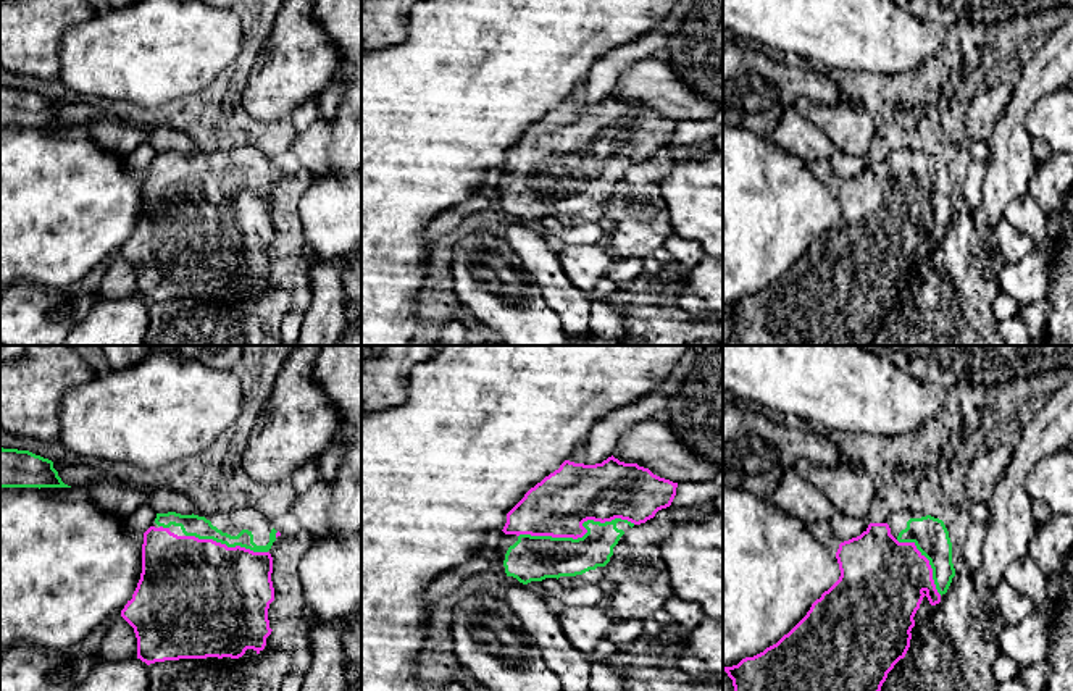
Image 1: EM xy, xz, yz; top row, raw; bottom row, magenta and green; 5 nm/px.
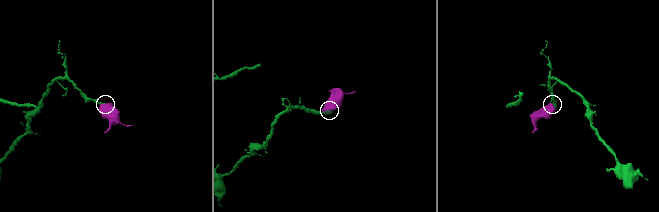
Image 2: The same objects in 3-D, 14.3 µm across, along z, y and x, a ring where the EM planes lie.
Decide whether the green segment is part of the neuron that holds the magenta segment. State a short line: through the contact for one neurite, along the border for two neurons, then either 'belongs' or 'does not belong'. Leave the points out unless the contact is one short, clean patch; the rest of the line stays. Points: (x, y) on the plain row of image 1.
belongs

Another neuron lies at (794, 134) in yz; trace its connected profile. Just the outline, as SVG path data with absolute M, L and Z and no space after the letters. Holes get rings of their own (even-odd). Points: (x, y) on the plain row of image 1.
M794 110L783 115L770 140L805 163L831 160L836 152L829 137Z

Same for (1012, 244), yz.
M1002 220L992 232L992 245L1002 255L1005 265L1017 263L1036 249L1036 242Z

